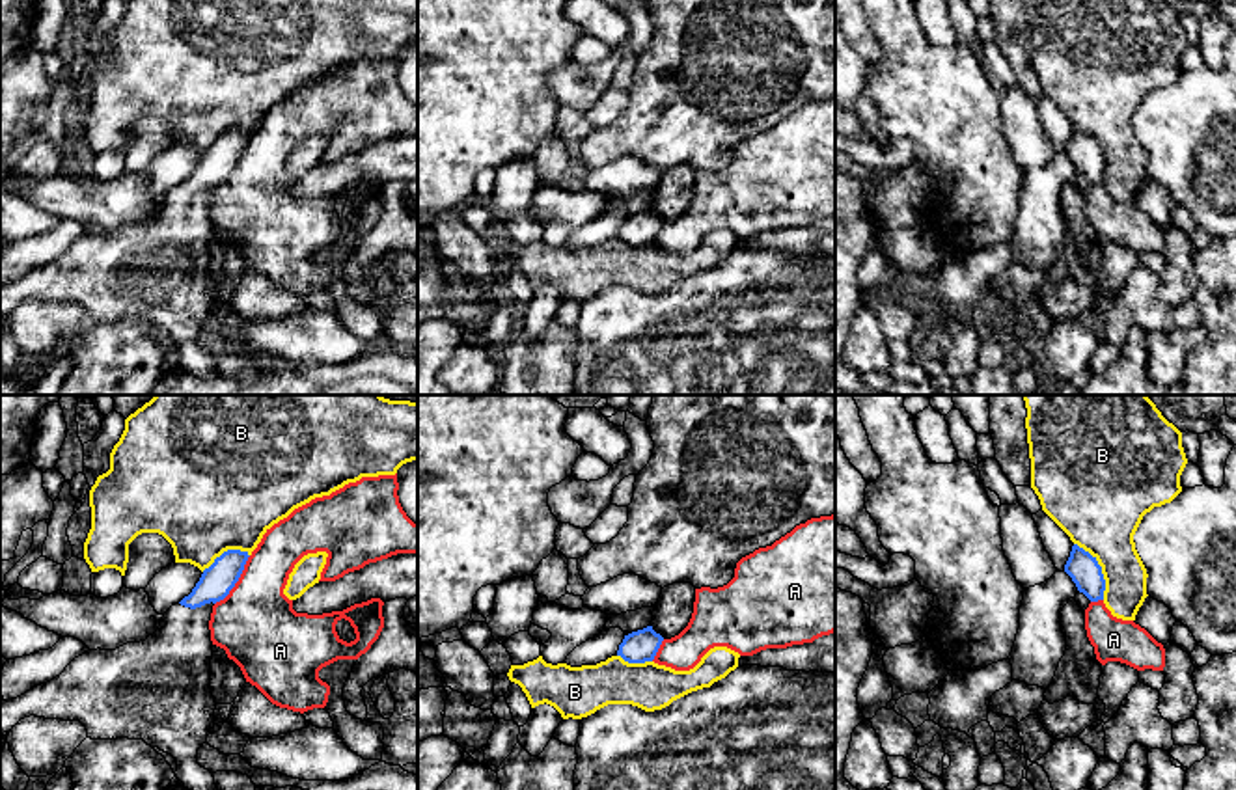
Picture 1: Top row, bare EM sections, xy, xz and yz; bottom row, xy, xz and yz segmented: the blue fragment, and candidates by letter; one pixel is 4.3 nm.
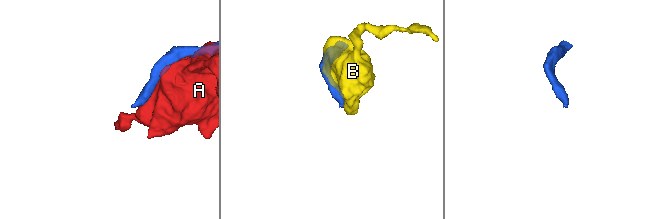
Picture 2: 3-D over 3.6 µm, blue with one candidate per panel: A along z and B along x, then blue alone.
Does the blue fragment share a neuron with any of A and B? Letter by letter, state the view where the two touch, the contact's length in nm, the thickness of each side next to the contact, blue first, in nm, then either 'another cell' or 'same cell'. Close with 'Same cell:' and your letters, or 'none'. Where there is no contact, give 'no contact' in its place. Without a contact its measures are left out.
A: xy | 260 nm | 140/360 nm | another cell
B: yz | 280 nm | 140/360 nm | another cell
Same cell: none

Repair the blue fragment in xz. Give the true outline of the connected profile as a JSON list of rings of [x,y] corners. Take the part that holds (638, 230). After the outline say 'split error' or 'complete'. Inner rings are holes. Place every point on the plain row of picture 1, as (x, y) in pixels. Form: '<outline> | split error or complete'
[[[647,209],[643,212],[632,214],[625,218],[619,227],[617,238],[621,238],[628,246],[645,246],[652,244],[664,220]]] | complete

